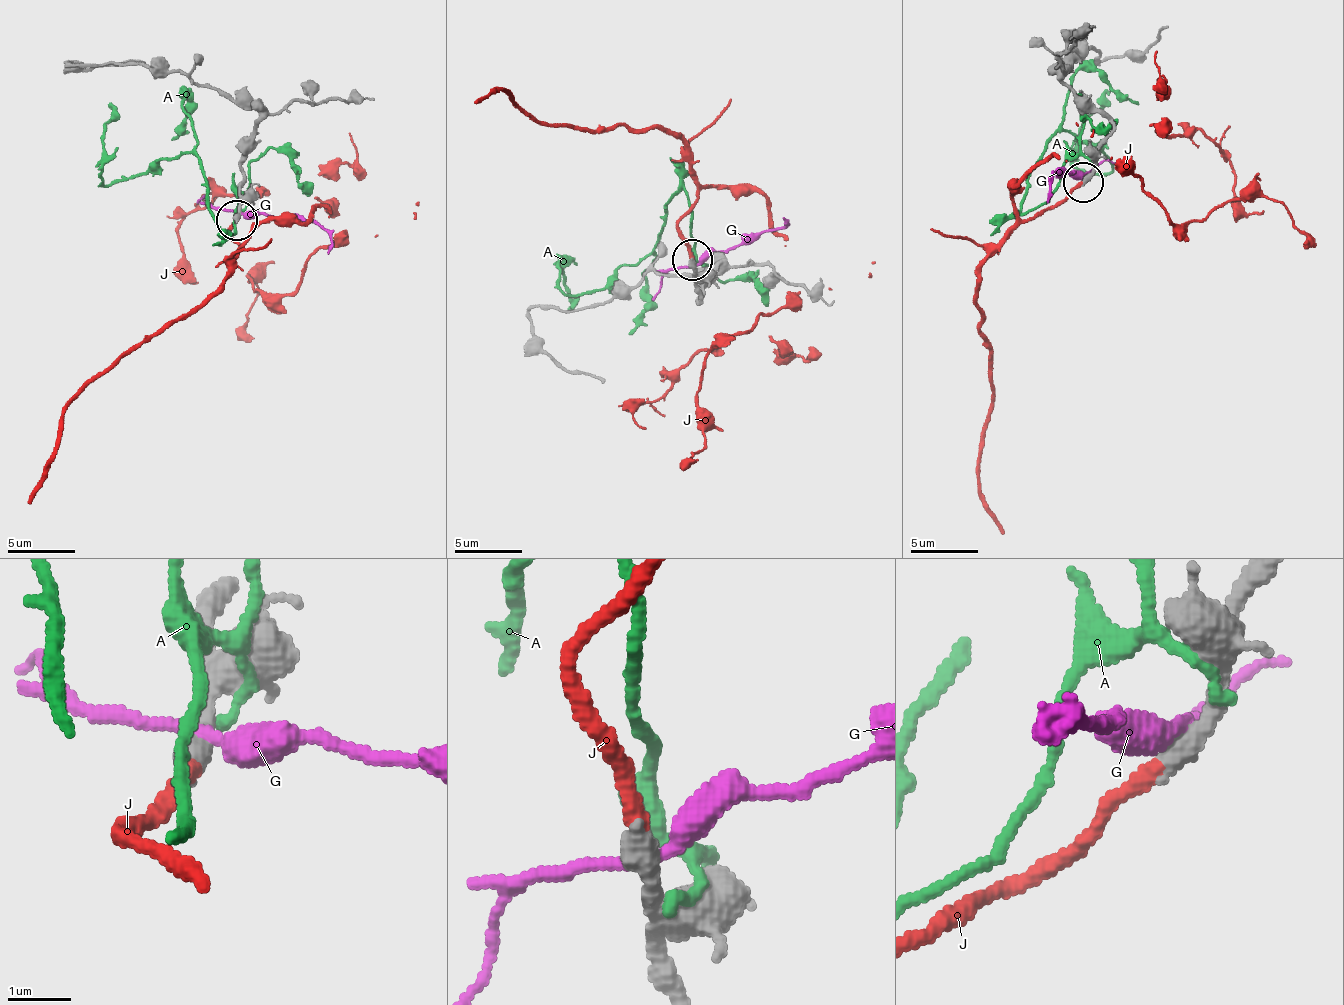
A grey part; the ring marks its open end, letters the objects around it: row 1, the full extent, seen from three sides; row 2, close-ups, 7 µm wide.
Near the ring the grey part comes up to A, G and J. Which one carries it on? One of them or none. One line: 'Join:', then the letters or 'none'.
Join: J

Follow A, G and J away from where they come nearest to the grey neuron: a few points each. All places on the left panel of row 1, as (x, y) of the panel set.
A: (248, 201), (240, 193), (236, 232), (225, 230), (208, 206), (202, 161), (189, 151), (103, 185), (110, 104)
G: (238, 214), (304, 217), (331, 238), (327, 253)
J: (237, 219), (242, 244), (324, 209), (337, 235), (292, 292), (193, 274), (179, 225), (271, 193)

